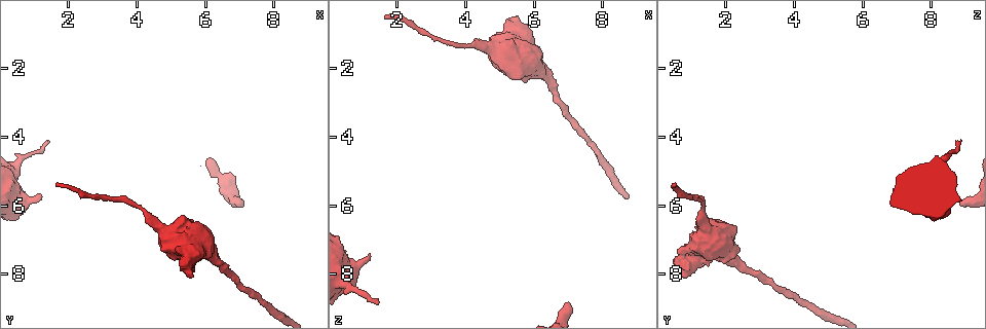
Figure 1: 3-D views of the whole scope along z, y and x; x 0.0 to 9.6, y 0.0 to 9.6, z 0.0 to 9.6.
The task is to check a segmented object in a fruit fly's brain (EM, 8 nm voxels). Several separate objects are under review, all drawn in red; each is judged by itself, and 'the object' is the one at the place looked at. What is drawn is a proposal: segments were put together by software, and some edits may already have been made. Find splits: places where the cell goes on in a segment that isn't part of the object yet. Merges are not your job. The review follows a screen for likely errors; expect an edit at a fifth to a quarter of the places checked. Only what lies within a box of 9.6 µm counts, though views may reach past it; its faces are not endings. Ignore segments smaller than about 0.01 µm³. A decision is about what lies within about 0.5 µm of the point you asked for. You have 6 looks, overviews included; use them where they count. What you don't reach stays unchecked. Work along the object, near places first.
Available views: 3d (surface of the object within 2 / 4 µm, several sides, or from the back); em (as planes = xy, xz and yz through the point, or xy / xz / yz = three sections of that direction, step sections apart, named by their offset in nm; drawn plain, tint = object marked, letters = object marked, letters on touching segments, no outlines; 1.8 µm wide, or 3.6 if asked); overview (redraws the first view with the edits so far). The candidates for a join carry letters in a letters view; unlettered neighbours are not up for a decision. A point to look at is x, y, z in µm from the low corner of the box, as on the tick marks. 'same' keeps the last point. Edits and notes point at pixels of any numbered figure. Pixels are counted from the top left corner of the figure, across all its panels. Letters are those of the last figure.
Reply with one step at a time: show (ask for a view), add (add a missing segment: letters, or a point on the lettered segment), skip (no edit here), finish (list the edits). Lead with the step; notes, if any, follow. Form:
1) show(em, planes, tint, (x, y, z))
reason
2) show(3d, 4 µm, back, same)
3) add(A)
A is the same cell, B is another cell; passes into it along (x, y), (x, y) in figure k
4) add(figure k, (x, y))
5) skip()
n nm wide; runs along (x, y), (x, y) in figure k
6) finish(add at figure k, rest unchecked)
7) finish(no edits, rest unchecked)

show(3d, 2 µm, (7.00, 6.05, 8.85))
free end

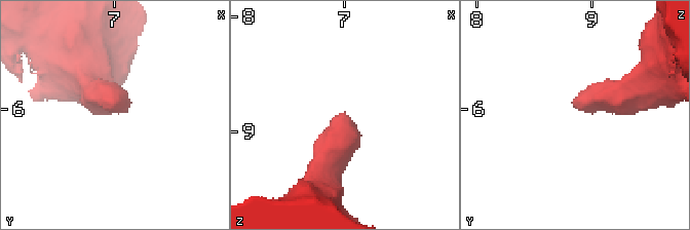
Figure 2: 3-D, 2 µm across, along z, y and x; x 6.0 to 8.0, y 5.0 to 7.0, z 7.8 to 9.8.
show(em, yz, step 4, tint, (7.02, 6.04, 8.90))

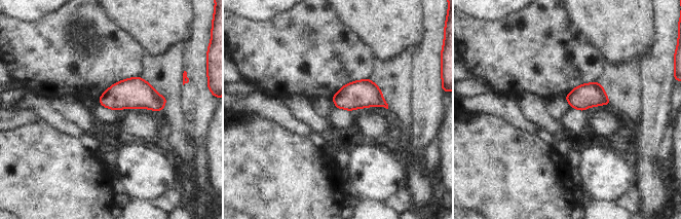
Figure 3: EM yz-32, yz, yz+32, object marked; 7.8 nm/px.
show(em, planes, letters, same)
cut it another way

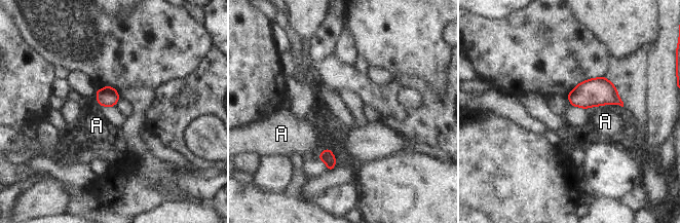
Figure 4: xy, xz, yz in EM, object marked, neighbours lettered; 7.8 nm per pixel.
skip()
A is another cell; border along (326, 148), (316, 156) in figure 4; no lettered segment goes on from it

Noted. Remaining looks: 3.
show(em, planes, letters, (1.45, 4.15, 8.85))
branch stops here

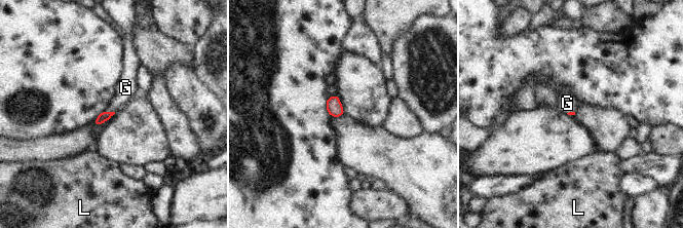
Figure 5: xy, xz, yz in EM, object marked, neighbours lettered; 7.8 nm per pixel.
add(G)
G is the same cell, L is another cell; it goes on there

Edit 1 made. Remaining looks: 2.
show(em, planes, letters, (5.60, 8.00, 0.75))
touches itself

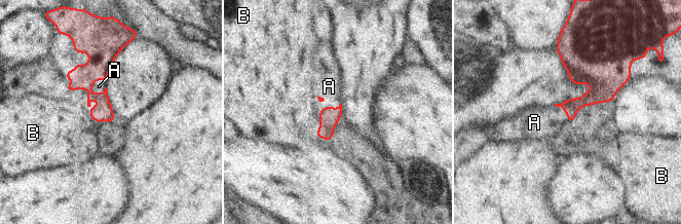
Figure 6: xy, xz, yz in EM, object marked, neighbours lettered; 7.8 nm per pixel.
add(A)
120 nm wide; B touches over 220 nm; A is the same cell, B is another cell; it goes on there

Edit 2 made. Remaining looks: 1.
finish(add at figure 5, add at figure 6, rest unchecked)

